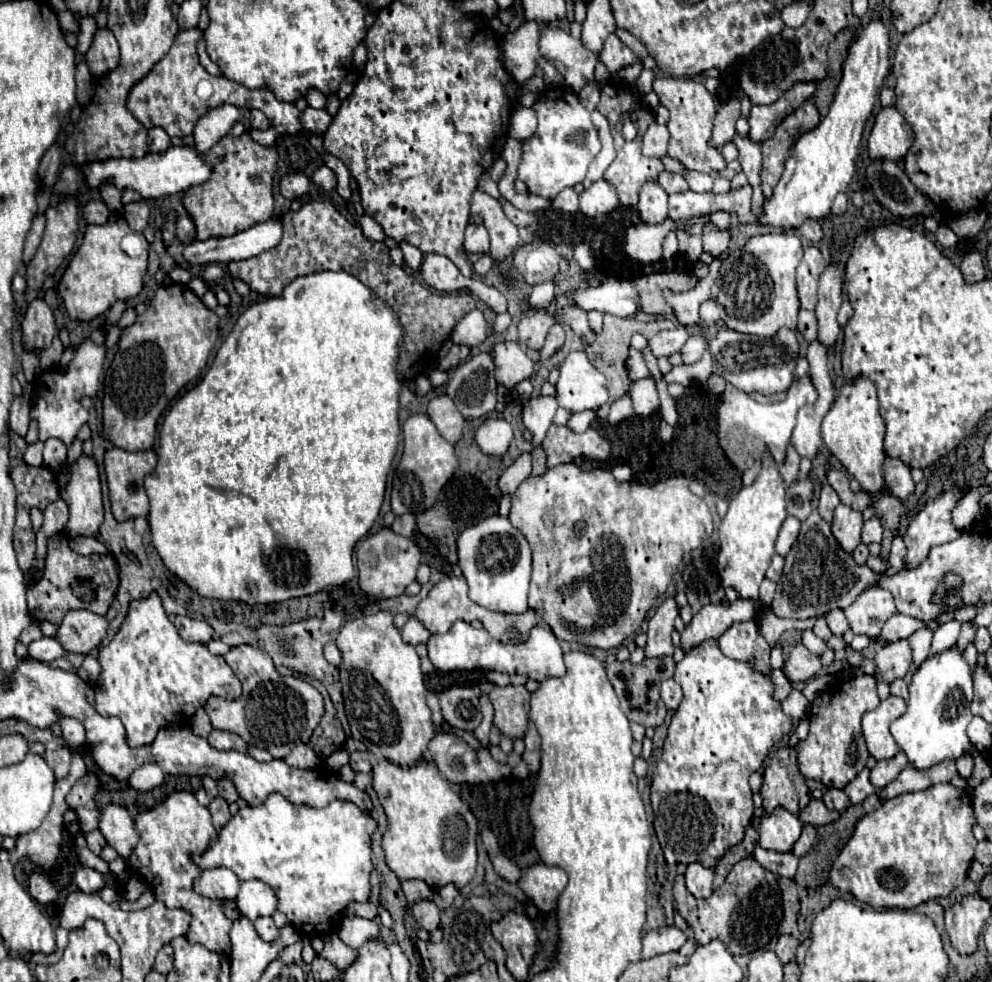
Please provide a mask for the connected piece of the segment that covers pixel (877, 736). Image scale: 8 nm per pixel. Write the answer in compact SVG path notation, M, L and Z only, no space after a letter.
M890 695L888 699L880 701L880 705L862 717L862 733L866 739L866 747L874 759L890 759L900 749L890 735L890 723L898 719L906 711L906 701L902 697Z

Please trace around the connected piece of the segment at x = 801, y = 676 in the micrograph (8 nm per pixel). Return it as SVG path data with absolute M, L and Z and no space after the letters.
M796 643L788 657L786 657L786 663L784 663L784 675L790 679L790 681L808 681L816 675L820 675L820 669L822 669L822 661L818 655L810 653L802 643Z

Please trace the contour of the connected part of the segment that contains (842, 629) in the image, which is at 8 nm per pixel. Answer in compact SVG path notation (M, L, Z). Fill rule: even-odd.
M832 609L828 615L826 615L826 621L828 621L828 627L834 635L844 635L848 631L848 621L842 613L842 609Z

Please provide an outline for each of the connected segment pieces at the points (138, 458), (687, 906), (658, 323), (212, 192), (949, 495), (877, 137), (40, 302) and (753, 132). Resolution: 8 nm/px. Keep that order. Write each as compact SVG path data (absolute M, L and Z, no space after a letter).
M110 449L106 451L104 457L104 467L106 467L106 477L108 477L108 489L110 489L110 501L112 501L112 513L116 521L126 521L134 517L148 517L150 513L150 503L144 491L144 477L154 471L158 463L156 451L138 451L130 453L124 449Z
M752 857L736 863L732 867L732 871L728 873L726 883L720 889L716 889L710 899L696 899L694 895L690 895L684 887L684 877L682 875L676 877L676 883L674 883L672 891L674 891L674 899L676 899L676 909L686 919L688 927L692 929L696 943L698 945L708 945L712 939L720 939L732 955L750 955L754 951L766 949L770 945L772 937L778 933L778 925L784 917L782 915L782 895L780 895L780 887L778 887L776 877L770 871L766 871L764 867L760 867Z
M610 313L604 315L604 325L602 325L602 331L598 333L596 341L588 347L590 351L590 357L594 357L596 361L596 367L606 375L608 379L608 391L610 391L610 399L604 407L600 407L596 413L600 419L606 419L608 417L608 407L620 399L622 395L628 393L628 373L626 373L626 367L624 367L624 361L628 357L628 347L630 347L630 337L634 333L642 333L646 339L652 339L656 333L664 331L664 329L674 329L674 319L622 319L622 317L612 317Z
M242 133L240 137L222 137L206 153L206 161L212 165L212 177L204 185L188 189L182 199L196 223L196 239L230 237L254 223L270 219L274 211L272 179L276 173L276 159L276 149L262 147L248 133Z
M962 489L946 491L940 499L926 503L926 507L912 519L904 535L904 543L908 549L908 565L918 565L920 561L924 561L932 545L952 541L960 535L960 531L950 521L950 511L960 499Z
M884 107L876 115L872 133L868 137L868 155L872 161L902 161L912 147L914 131L896 111L896 107Z
M34 299L30 303L22 323L22 333L24 333L24 347L30 351L48 347L52 339L58 335L56 315L44 299Z
M796 83L784 97L774 101L772 105L752 105L750 111L750 133L748 137L752 141L766 141L774 135L776 125L784 121L784 117L792 115L804 101L808 101L816 91L816 83Z

